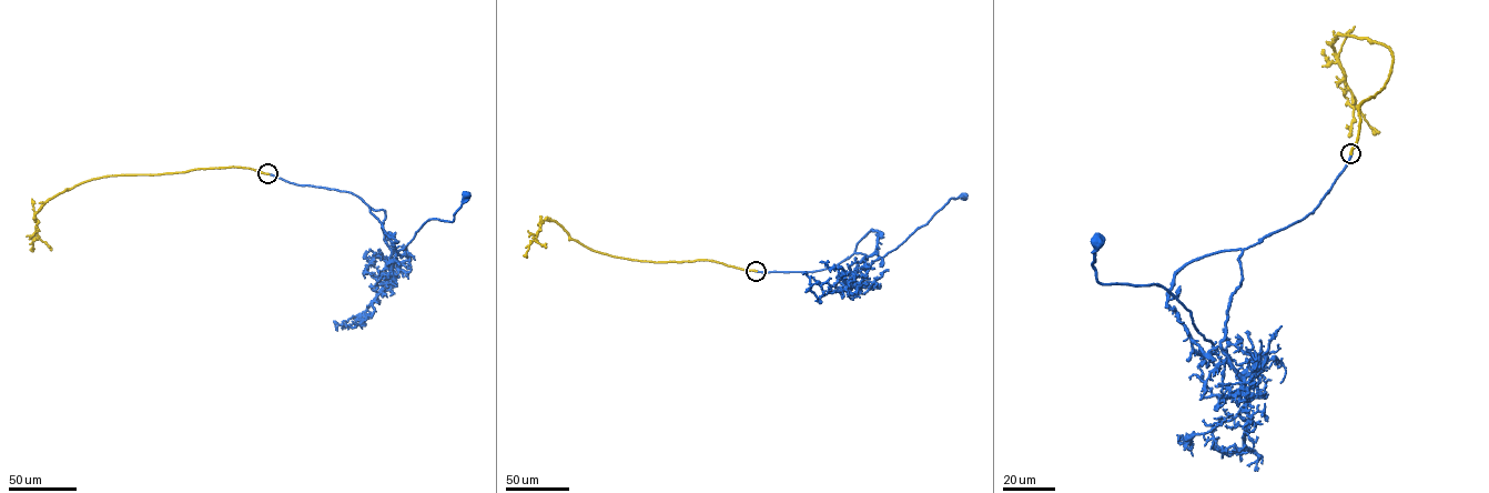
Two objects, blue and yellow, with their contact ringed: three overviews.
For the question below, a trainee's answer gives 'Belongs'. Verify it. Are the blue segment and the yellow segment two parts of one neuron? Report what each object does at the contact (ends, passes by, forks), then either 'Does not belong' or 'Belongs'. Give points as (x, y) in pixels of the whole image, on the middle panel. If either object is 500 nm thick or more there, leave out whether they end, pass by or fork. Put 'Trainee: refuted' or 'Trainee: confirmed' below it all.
Does not belong
Trainee: refuted

